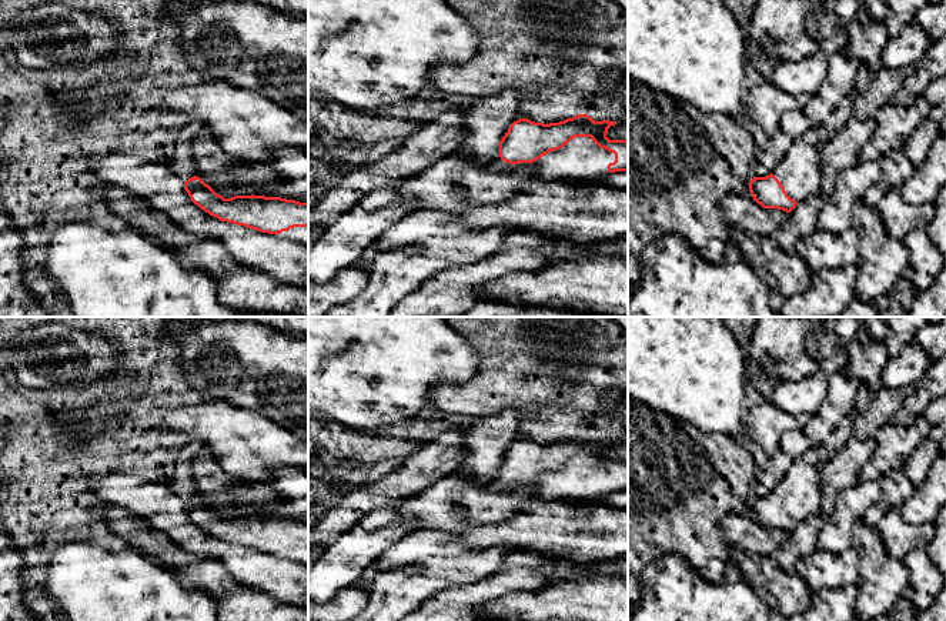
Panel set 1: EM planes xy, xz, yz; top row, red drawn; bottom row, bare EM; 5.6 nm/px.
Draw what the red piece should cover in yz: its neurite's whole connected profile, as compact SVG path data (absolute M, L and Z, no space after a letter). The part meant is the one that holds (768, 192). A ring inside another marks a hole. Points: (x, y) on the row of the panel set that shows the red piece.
M792 141L782 160L766 177L749 181L753 200L763 208L790 213L798 203L822 194L822 166L818 146Z

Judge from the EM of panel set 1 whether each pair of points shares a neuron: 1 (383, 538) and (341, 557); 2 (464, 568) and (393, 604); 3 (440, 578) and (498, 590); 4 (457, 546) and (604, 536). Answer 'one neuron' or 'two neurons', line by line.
1: one neuron
2: one neuron
3: two neurons
4: one neuron

